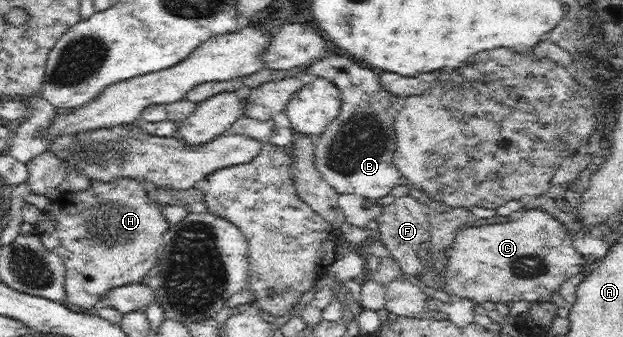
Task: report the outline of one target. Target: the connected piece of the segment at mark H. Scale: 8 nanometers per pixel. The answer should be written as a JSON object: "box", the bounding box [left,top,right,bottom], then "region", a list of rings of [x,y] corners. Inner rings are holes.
{"box":[34,178,170,312],"region":[[[130,178],[116,179],[112,183],[94,179],[86,190],[61,192],[58,198],[42,211],[34,224],[35,233],[66,266],[65,301],[70,305],[92,312],[100,305],[108,291],[126,284],[142,282],[148,271],[156,265],[158,250],[162,248],[162,235],[170,224],[161,214],[161,206],[153,200],[152,194],[143,183]]]}

